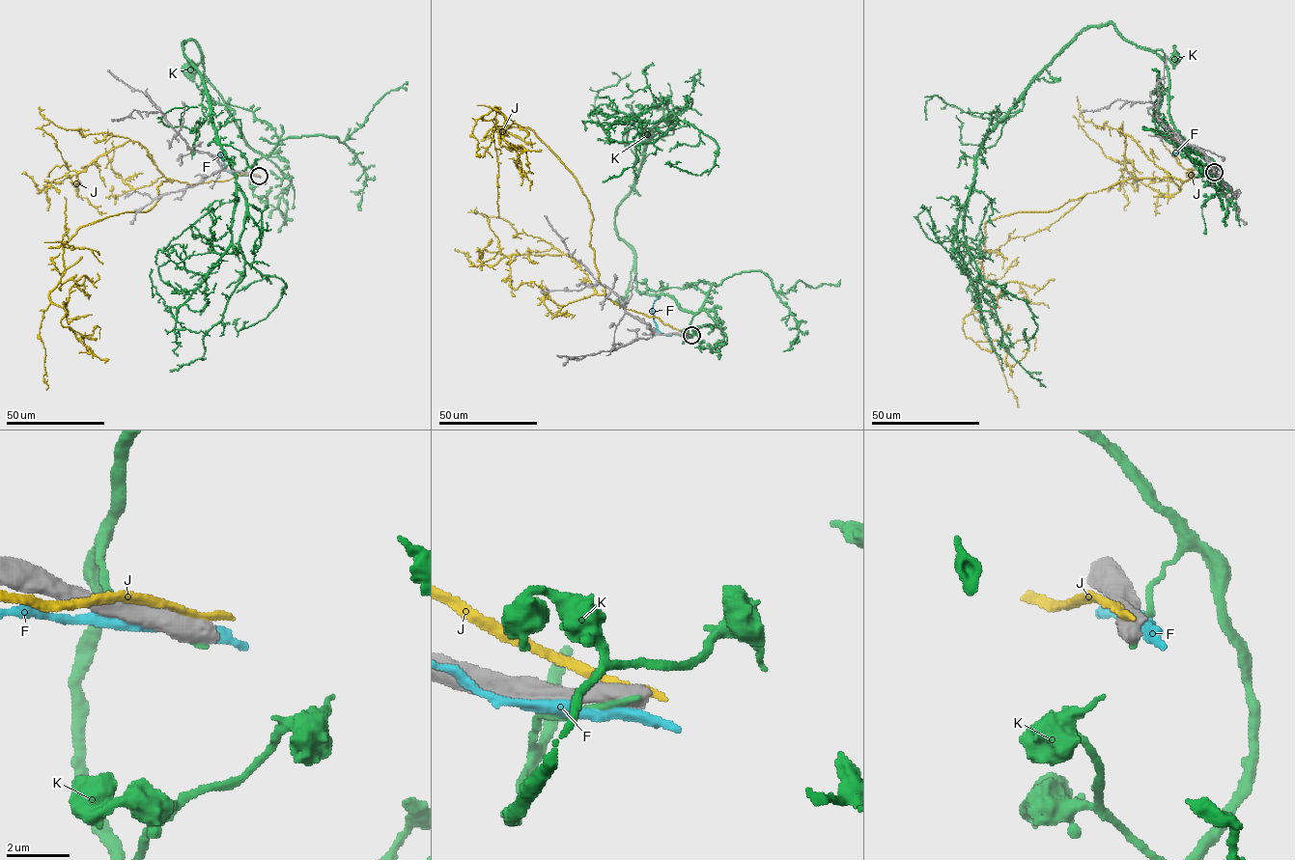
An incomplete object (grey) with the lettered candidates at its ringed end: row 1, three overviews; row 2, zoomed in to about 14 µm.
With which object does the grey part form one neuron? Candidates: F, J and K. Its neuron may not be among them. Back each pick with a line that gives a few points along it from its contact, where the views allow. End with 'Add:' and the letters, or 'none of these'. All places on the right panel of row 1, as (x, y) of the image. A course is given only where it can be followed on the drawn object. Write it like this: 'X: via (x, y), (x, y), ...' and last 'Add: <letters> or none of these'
Add: none of these

